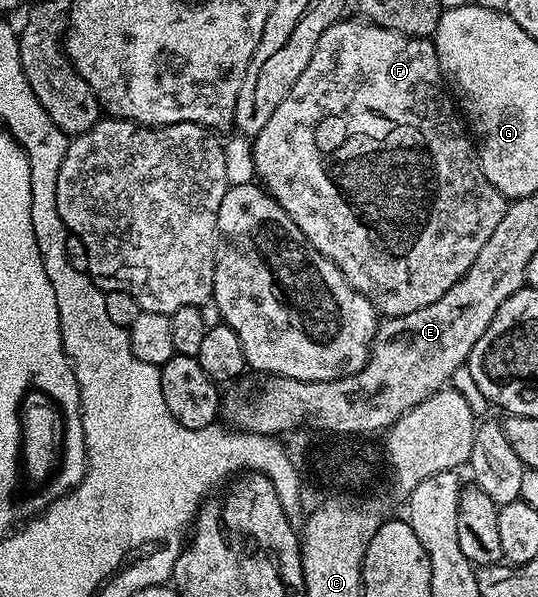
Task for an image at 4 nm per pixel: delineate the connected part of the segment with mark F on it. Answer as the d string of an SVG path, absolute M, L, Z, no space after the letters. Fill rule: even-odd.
M340 18L336 24L329 26L329 30L325 30L325 34L321 34L321 42L317 42L317 50L313 50L309 66L305 66L301 78L297 78L293 90L285 94L285 102L273 110L261 134L253 137L255 175L265 185L272 199L288 212L293 222L297 222L297 230L305 234L308 242L325 259L332 260L339 267L349 286L360 292L374 306L376 313L387 318L404 316L413 314L413 310L421 310L421 306L437 302L445 290L452 288L467 273L469 266L473 266L473 258L481 254L481 246L485 246L493 230L497 230L509 201L496 190L493 182L489 182L489 178L485 178L481 170L472 137L457 111L452 93L445 87L445 77L439 69L434 43L430 39L406 36L359 18L347 19Z

